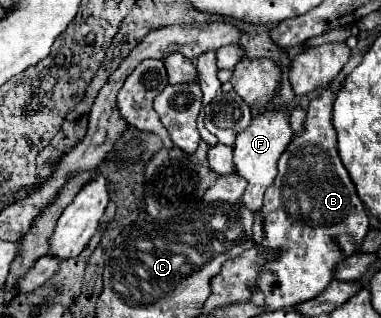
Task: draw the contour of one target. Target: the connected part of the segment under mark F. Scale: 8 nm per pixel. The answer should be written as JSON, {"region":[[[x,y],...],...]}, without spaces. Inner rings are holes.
{"region":[[[265,110],[257,114],[253,122],[241,134],[237,134],[237,140],[233,146],[235,148],[233,160],[235,160],[237,172],[249,182],[243,194],[243,204],[253,212],[257,212],[263,206],[263,194],[273,184],[277,176],[277,160],[281,152],[287,148],[287,144],[291,142],[291,138],[293,138],[293,130],[289,124],[289,114],[281,110]]]}

